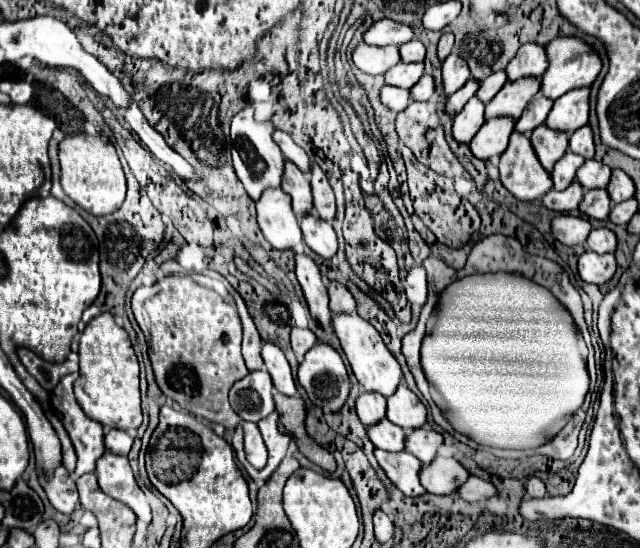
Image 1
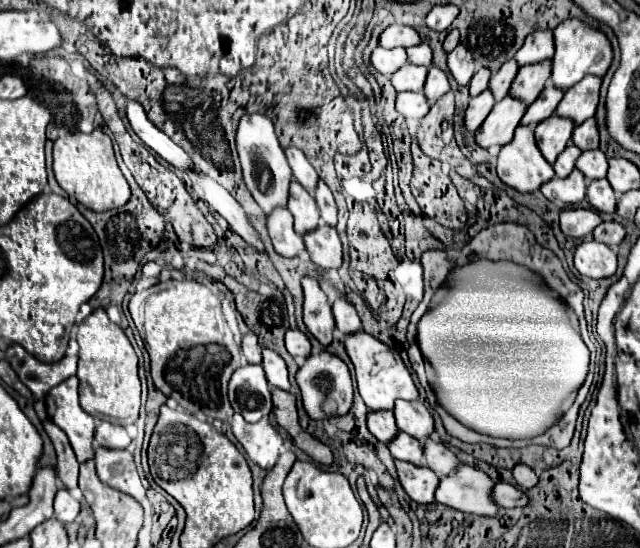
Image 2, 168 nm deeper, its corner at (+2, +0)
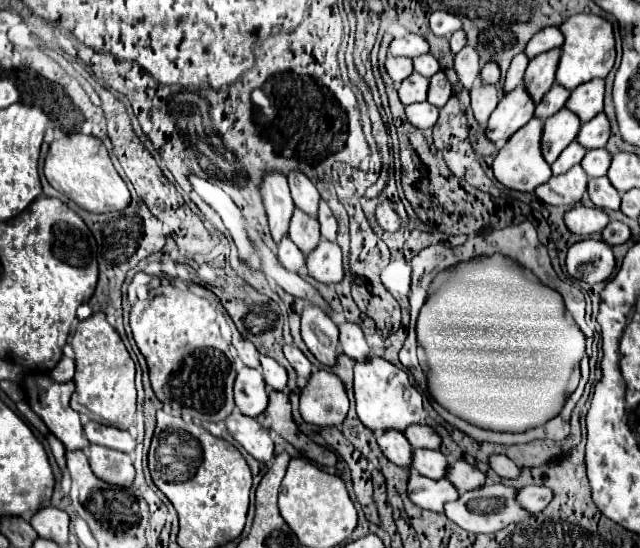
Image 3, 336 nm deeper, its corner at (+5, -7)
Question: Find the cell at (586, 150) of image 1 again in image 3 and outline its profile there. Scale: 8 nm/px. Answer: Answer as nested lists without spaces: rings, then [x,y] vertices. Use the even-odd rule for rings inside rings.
[[[599,113],[589,123],[581,125],[579,135],[577,135],[577,143],[583,145],[585,149],[605,147],[607,139],[609,139],[609,121],[607,121],[605,113]]]

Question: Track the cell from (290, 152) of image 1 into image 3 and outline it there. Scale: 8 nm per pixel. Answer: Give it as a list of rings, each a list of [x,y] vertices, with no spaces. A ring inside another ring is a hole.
[[[289,171],[289,189],[291,189],[291,197],[295,201],[295,205],[305,211],[307,215],[317,215],[317,205],[319,205],[319,191],[313,185],[313,181],[303,175],[301,171]]]

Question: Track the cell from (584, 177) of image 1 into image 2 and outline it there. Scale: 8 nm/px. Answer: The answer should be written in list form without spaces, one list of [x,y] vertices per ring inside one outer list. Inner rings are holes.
[[[600,148],[584,150],[576,160],[576,168],[586,176],[586,180],[598,180],[598,178],[606,178],[608,160]]]

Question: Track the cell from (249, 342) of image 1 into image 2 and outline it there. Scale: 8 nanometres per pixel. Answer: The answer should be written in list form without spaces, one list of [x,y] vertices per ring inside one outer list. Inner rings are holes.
[[[244,330],[244,334],[242,334],[242,354],[244,354],[246,362],[250,362],[250,364],[260,364],[262,362],[258,338],[250,330]]]

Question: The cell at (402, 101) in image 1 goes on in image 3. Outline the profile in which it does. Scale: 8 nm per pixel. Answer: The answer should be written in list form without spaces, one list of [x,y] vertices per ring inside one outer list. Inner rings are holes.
[[[423,101],[423,103],[415,103],[415,105],[407,105],[405,115],[407,115],[407,121],[411,125],[415,125],[417,129],[431,129],[439,117],[439,109],[433,107],[431,103]]]

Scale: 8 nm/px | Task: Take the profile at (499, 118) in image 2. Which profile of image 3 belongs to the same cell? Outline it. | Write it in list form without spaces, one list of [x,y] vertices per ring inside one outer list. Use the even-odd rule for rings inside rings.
[[[519,85],[515,91],[505,95],[497,109],[491,113],[491,119],[487,123],[487,139],[497,143],[503,139],[509,139],[517,129],[521,129],[529,119],[533,117],[535,105],[531,97],[527,95],[525,87]]]

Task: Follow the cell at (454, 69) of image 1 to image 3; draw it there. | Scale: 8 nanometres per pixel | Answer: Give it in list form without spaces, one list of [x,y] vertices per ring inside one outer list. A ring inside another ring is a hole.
[[[463,47],[457,55],[455,55],[455,63],[453,63],[455,71],[457,71],[457,77],[461,81],[461,85],[465,89],[471,89],[471,85],[479,79],[479,71],[481,71],[481,65],[479,65],[479,55],[473,47]]]

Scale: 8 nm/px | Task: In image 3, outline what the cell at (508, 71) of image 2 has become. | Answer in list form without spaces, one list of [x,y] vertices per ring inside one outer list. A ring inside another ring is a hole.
[[[523,53],[515,55],[515,59],[513,59],[511,65],[509,65],[509,71],[507,71],[503,89],[501,89],[501,97],[503,97],[505,93],[513,91],[517,85],[521,85],[521,81],[523,81],[523,73],[525,73],[525,69],[527,69],[527,63],[529,63],[529,59],[527,59]]]

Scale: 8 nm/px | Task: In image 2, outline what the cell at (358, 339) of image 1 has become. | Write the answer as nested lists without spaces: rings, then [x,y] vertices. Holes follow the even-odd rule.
[[[358,332],[358,336],[346,336],[344,340],[346,352],[354,364],[356,370],[356,380],[358,380],[358,390],[368,406],[368,410],[378,412],[378,410],[394,410],[394,400],[404,398],[404,400],[418,400],[418,388],[414,386],[412,374],[404,366],[398,350],[382,344],[374,336],[366,332]]]

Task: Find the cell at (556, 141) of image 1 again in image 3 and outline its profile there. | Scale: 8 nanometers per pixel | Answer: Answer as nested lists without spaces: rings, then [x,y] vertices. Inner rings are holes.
[[[565,107],[545,121],[541,135],[541,153],[549,165],[553,165],[559,153],[577,137],[579,127],[579,117]]]

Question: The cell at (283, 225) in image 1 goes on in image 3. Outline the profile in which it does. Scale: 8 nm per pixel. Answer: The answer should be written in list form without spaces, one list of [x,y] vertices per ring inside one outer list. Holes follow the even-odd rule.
[[[285,235],[279,243],[279,253],[277,253],[281,265],[289,271],[303,271],[305,267],[305,255],[299,251],[299,247],[295,247],[295,243],[289,239],[289,235]]]

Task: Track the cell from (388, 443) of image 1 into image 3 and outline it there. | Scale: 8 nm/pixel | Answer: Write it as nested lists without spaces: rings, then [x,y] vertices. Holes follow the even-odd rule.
[[[413,449],[413,459],[411,471],[421,473],[429,479],[441,479],[447,471],[447,459],[441,451],[431,451],[431,449]]]

